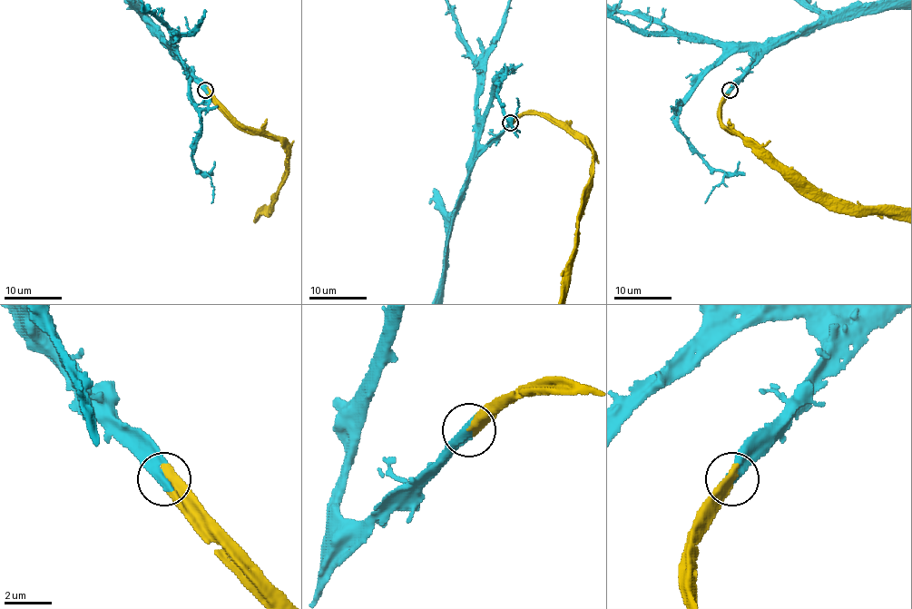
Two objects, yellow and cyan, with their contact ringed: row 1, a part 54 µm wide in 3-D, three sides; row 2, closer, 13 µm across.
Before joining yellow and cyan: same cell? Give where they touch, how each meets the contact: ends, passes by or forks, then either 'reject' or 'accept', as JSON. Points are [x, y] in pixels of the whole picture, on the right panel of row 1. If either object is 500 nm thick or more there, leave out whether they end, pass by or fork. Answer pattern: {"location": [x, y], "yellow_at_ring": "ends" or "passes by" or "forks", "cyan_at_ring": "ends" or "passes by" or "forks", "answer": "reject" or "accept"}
{"location": [730, 90], "yellow_at_ring": "ends", "cyan_at_ring": "ends", "answer": "accept"}

